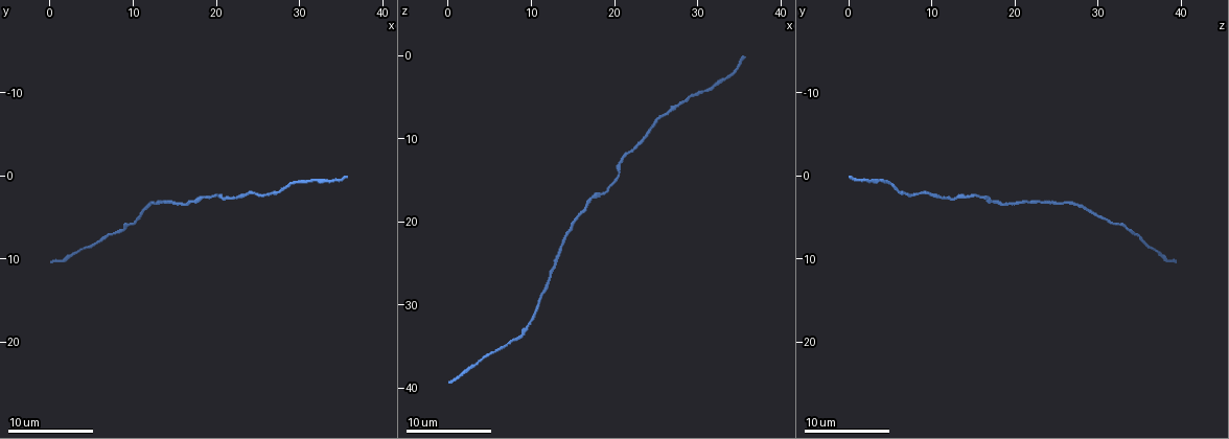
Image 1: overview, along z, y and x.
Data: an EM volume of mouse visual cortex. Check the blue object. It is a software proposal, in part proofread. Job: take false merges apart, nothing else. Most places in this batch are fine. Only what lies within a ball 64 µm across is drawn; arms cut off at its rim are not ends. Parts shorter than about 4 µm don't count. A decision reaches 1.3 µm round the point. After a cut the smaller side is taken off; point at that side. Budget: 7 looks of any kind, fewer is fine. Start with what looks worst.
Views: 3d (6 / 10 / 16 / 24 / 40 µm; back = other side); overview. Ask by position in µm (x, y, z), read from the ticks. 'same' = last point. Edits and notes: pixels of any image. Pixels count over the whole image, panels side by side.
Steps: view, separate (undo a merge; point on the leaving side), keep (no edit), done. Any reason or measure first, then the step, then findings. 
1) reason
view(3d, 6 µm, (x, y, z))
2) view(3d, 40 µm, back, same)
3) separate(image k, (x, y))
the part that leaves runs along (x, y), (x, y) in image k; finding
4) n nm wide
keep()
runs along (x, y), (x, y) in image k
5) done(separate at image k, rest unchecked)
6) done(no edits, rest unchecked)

view(3d, 10 µm, (9.8, 5.8, 32.8))

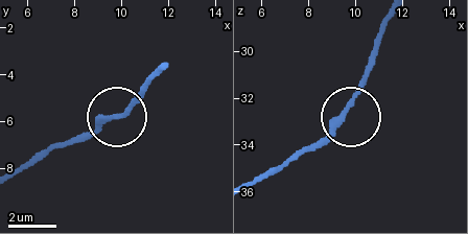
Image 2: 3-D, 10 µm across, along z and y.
view(3d, 10 µm, back, (9.6, 5.8, 32.6))

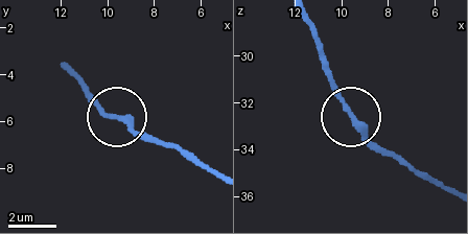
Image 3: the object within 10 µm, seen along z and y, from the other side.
keep()
runs along (62, 67), (108, 113), (154, 140) in image 3; one neuron here

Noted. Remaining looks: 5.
thick turns thin
view(3d, 6 µm, (5.4, 8.0, 36.0))

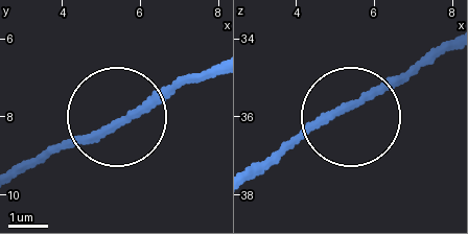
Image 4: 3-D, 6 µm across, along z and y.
keep()
runs along (449, 42), (273, 162) in image 4; all the same neuron

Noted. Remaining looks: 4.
narrows sharply
view(3d, 6 µm, (12.4, 3.4, 25.6))

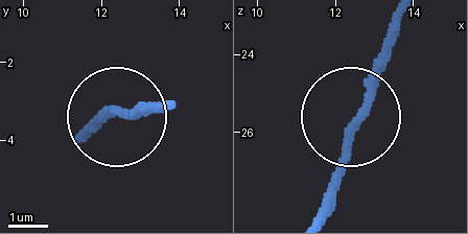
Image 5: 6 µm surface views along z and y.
210 nm wide
keep()
runs along (168, 103), (95, 123) in image 5; continuous, no second neuron

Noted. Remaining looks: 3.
done(no edits, rest unchecked)

